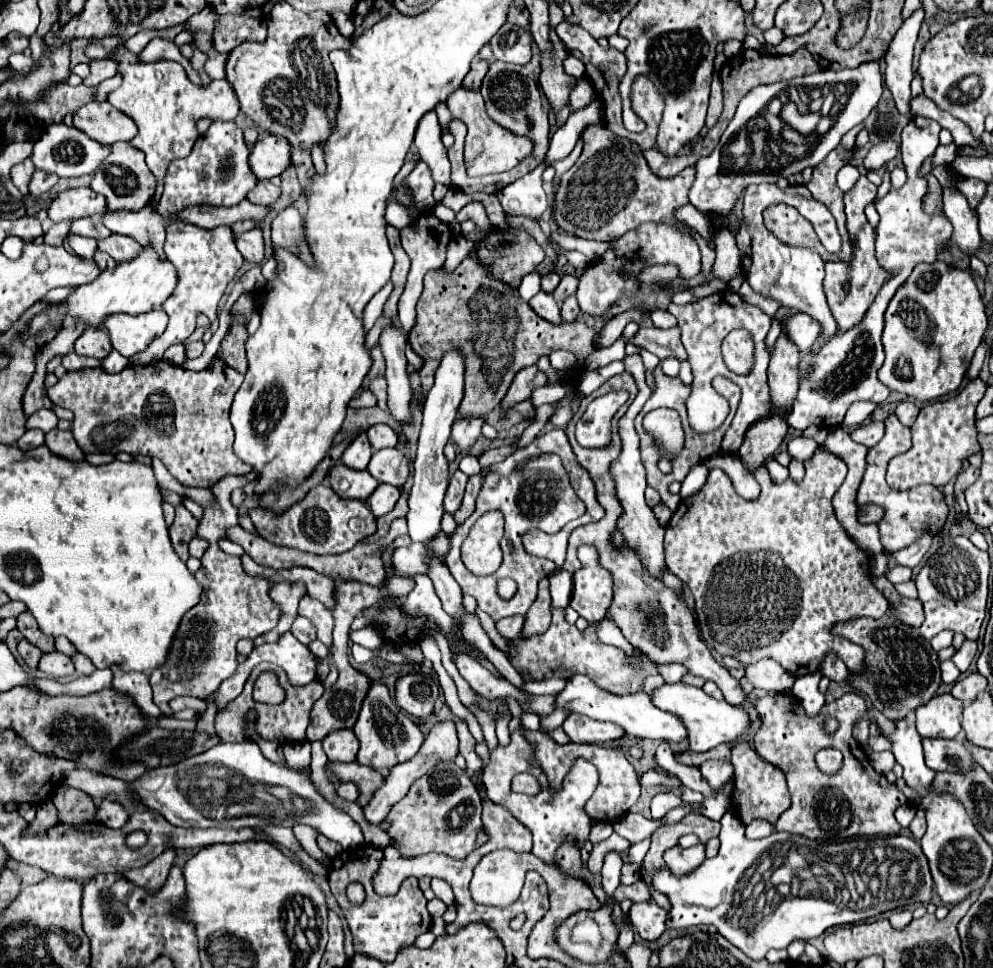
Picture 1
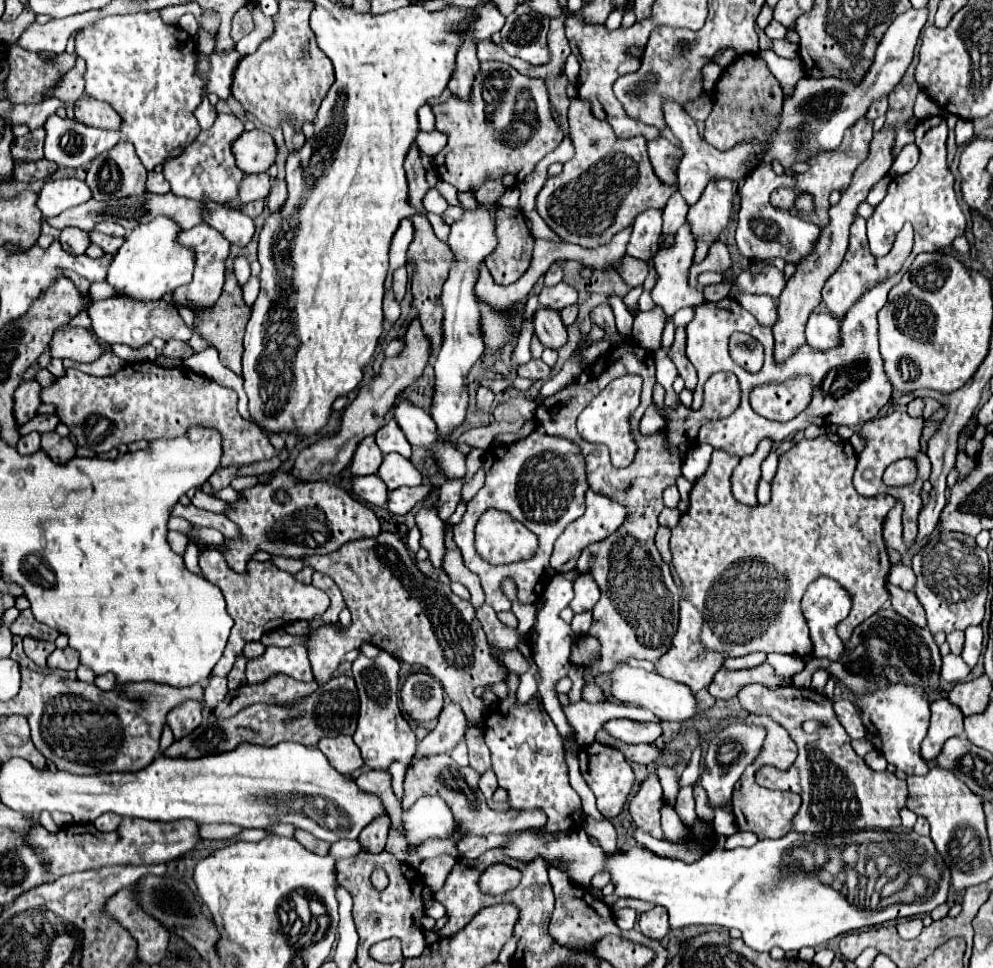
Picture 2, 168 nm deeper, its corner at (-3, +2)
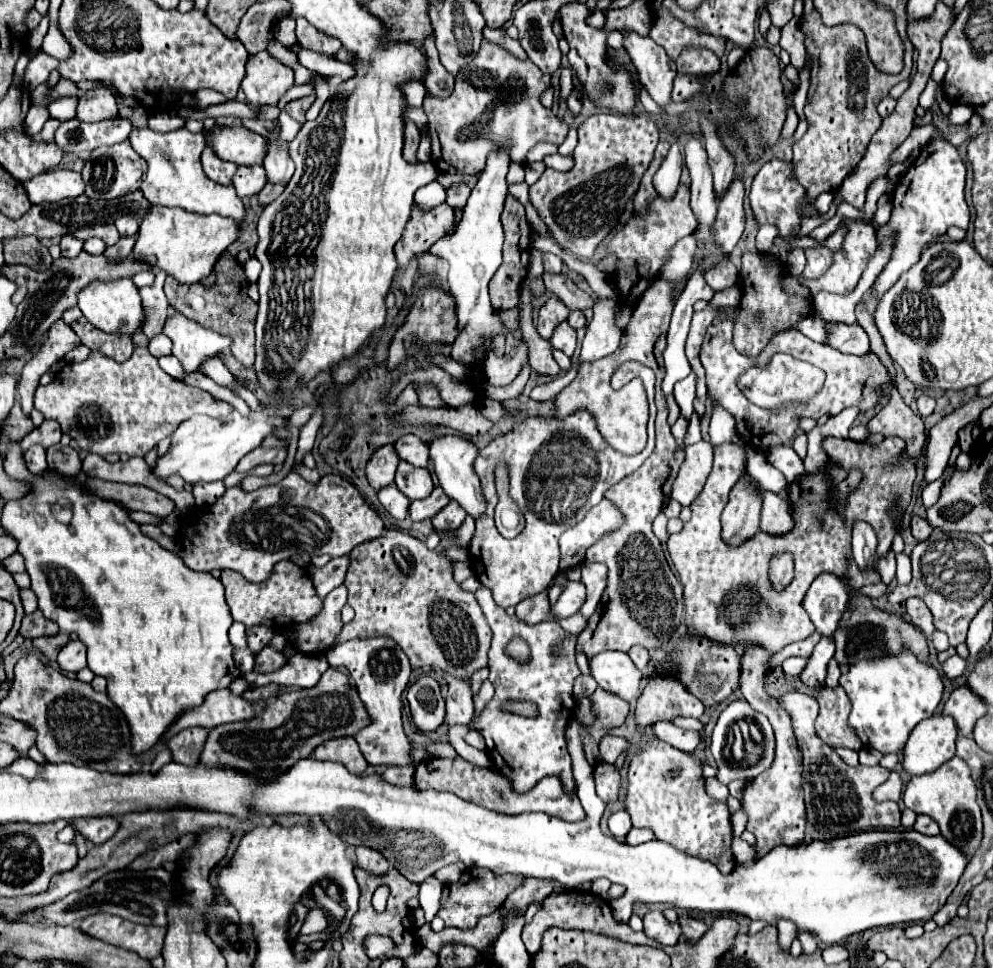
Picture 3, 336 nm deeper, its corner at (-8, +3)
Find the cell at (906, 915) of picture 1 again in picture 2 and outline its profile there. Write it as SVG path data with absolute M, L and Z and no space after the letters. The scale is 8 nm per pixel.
M903 919L897 923L897 931L903 939L915 939L923 929L921 919Z

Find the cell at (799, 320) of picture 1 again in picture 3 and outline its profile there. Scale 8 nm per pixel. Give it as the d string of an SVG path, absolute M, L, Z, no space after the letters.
M826 322L828 344L844 354L862 356L870 352L868 334L860 328L860 324L844 324L844 322Z

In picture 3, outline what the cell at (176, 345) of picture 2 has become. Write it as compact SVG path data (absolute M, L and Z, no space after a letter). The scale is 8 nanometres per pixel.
M160 334L160 336L156 336L156 338L150 340L148 350L150 350L150 354L156 356L156 358L158 358L158 356L166 356L166 354L170 354L170 350L172 350L172 340L166 338L166 334Z

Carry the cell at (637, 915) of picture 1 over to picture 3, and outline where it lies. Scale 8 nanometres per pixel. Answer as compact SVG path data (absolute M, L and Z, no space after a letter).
M648 912L644 918L644 932L660 944L676 944L680 938L678 922L668 922L662 912Z

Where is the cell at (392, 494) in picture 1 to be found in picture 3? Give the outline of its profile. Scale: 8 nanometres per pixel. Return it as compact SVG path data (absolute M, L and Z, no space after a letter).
M436 486L430 496L422 498L422 500L412 500L408 506L408 518L414 522L420 522L424 518L432 518L438 510L442 510L442 506L446 506L450 498L444 494L444 490L440 486Z

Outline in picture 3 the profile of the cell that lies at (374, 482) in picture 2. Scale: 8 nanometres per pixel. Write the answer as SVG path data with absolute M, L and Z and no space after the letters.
M394 484L380 488L378 490L378 500L394 518L406 518L406 510L408 510L410 500Z

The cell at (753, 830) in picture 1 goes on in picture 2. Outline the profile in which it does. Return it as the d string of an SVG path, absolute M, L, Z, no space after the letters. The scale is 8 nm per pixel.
M739 831L731 837L727 837L725 841L725 849L733 849L733 847L749 847L749 845L755 845L757 843L757 835L749 833L749 831Z

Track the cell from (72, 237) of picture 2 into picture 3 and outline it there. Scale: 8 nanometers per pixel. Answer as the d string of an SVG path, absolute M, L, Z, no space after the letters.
M66 234L66 236L62 238L60 246L62 246L62 256L66 256L66 258L74 258L74 256L78 256L78 254L82 252L84 242L78 240L78 238L72 236L72 234Z

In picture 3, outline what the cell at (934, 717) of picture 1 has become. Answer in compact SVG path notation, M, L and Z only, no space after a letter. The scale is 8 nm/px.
M934 714L922 720L910 734L904 750L904 768L912 774L926 774L954 756L958 726L946 714Z

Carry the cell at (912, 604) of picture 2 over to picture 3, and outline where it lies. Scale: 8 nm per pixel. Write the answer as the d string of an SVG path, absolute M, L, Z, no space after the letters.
M908 598L906 612L908 612L912 624L918 626L926 634L926 638L930 638L934 632L934 624L932 624L932 614L930 614L928 606L920 598Z

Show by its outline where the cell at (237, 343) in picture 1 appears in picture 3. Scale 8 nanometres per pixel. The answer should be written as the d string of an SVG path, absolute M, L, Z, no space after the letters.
M222 254L216 262L216 270L218 270L218 282L206 290L200 282L196 282L194 286L178 286L178 282L174 282L174 278L166 278L164 284L164 292L166 298L170 302L170 306L184 314L188 320L194 320L196 324L214 330L222 336L232 338L230 344L230 352L236 360L240 360L246 368L250 368L254 364L254 318L256 318L256 310L258 304L248 296L248 280L244 276L242 264L230 256L230 254Z

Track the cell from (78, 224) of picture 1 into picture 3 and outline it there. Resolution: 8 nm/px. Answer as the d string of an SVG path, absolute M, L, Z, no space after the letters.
M120 216L114 224L116 224L120 236L134 236L136 230L138 230L138 222L134 218L130 218L130 216Z

